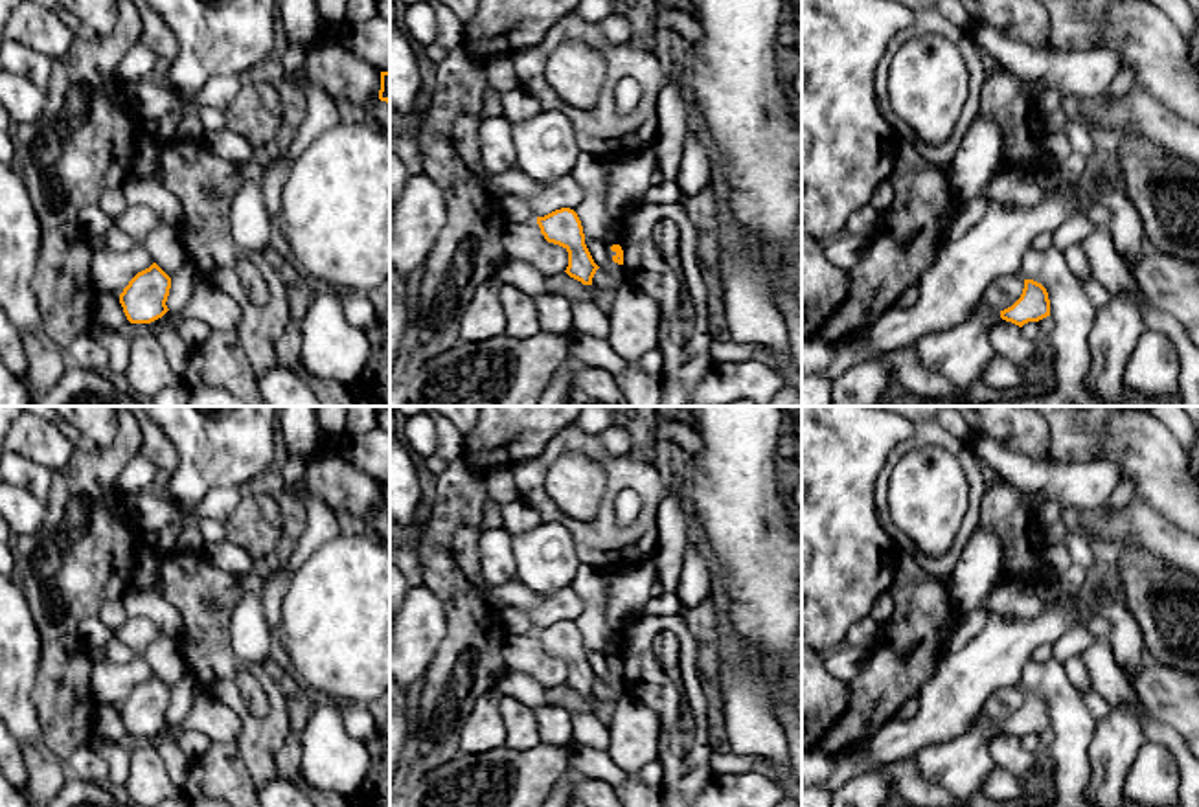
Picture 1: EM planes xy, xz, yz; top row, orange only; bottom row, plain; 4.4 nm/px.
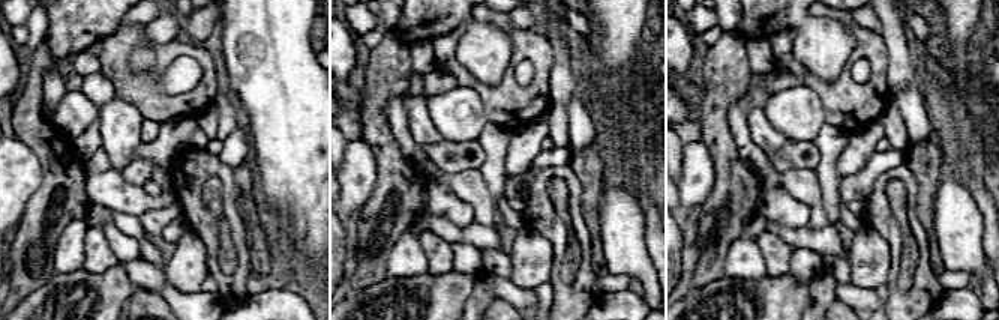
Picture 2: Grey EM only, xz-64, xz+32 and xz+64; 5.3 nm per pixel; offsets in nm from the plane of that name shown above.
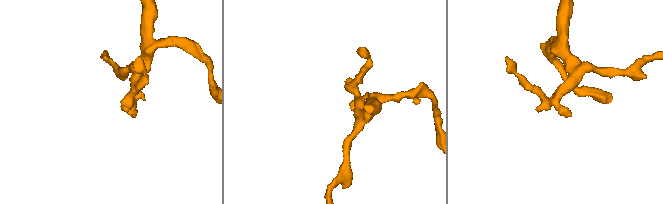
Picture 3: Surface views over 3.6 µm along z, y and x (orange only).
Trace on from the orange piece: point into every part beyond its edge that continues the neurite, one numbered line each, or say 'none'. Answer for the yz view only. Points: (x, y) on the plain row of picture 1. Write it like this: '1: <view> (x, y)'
1: yz (960, 765)

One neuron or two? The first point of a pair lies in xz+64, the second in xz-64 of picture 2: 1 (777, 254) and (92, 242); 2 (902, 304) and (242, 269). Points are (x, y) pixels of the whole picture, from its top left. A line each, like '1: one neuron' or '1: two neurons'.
1: one neuron
2: one neuron

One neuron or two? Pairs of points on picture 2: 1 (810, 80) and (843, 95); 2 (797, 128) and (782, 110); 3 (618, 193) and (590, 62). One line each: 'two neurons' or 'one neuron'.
1: one neuron
2: one neuron
3: two neurons

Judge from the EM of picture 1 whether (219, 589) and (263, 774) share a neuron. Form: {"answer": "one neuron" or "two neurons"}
{"answer": "one neuron"}

